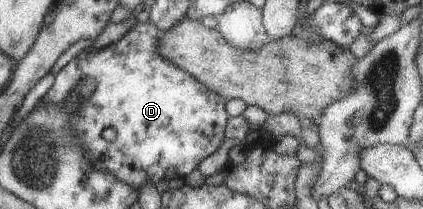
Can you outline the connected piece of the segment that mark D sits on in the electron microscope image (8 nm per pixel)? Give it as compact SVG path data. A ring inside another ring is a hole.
M135 22L123 38L115 44L107 45L95 52L80 52L73 57L55 75L51 88L40 98L43 104L61 104L69 98L69 92L83 80L91 78L95 82L95 90L89 98L81 100L79 108L69 116L69 126L75 132L85 156L91 158L91 166L95 170L111 172L117 180L129 184L138 190L143 184L157 184L159 180L185 178L197 168L197 164L213 154L223 142L223 130L227 122L225 111L226 99L211 90L207 90L190 74L175 66L173 62L161 58L157 54L157 40L162 33L152 22ZM105 128L115 132L113 140L105 140L101 134Z

